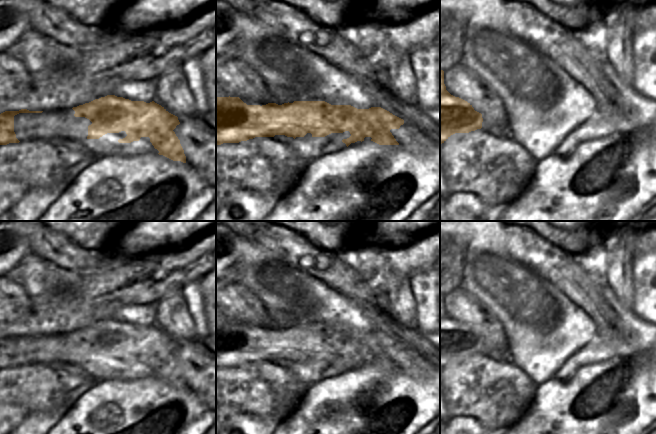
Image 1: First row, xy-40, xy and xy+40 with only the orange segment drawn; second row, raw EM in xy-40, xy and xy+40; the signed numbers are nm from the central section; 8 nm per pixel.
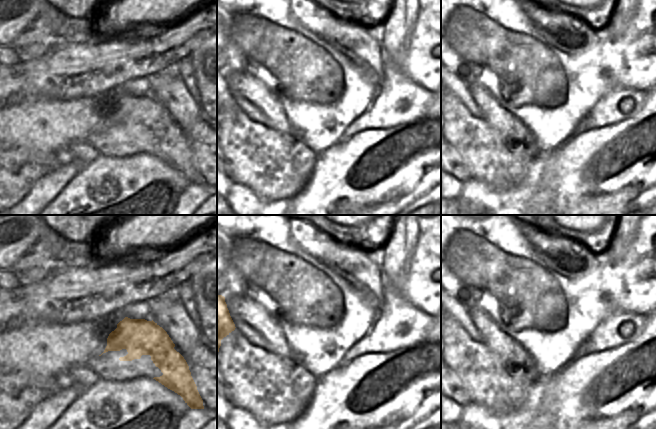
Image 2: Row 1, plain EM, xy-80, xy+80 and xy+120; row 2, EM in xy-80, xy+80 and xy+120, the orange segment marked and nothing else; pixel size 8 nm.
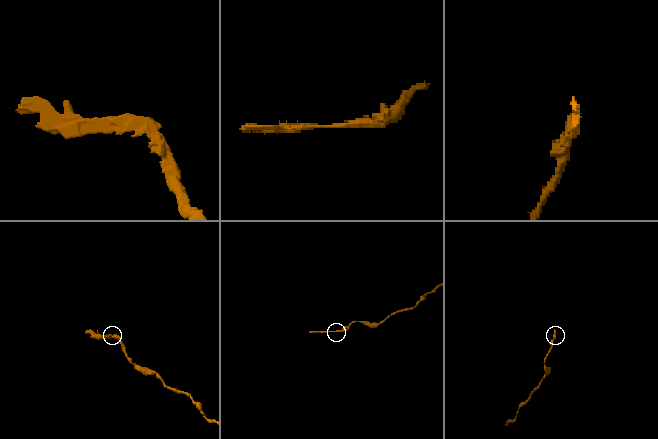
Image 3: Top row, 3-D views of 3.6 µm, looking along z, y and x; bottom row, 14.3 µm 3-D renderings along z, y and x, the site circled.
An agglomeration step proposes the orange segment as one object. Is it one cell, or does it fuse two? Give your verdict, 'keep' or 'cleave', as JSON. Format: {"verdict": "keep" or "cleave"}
{"verdict": "keep"}

